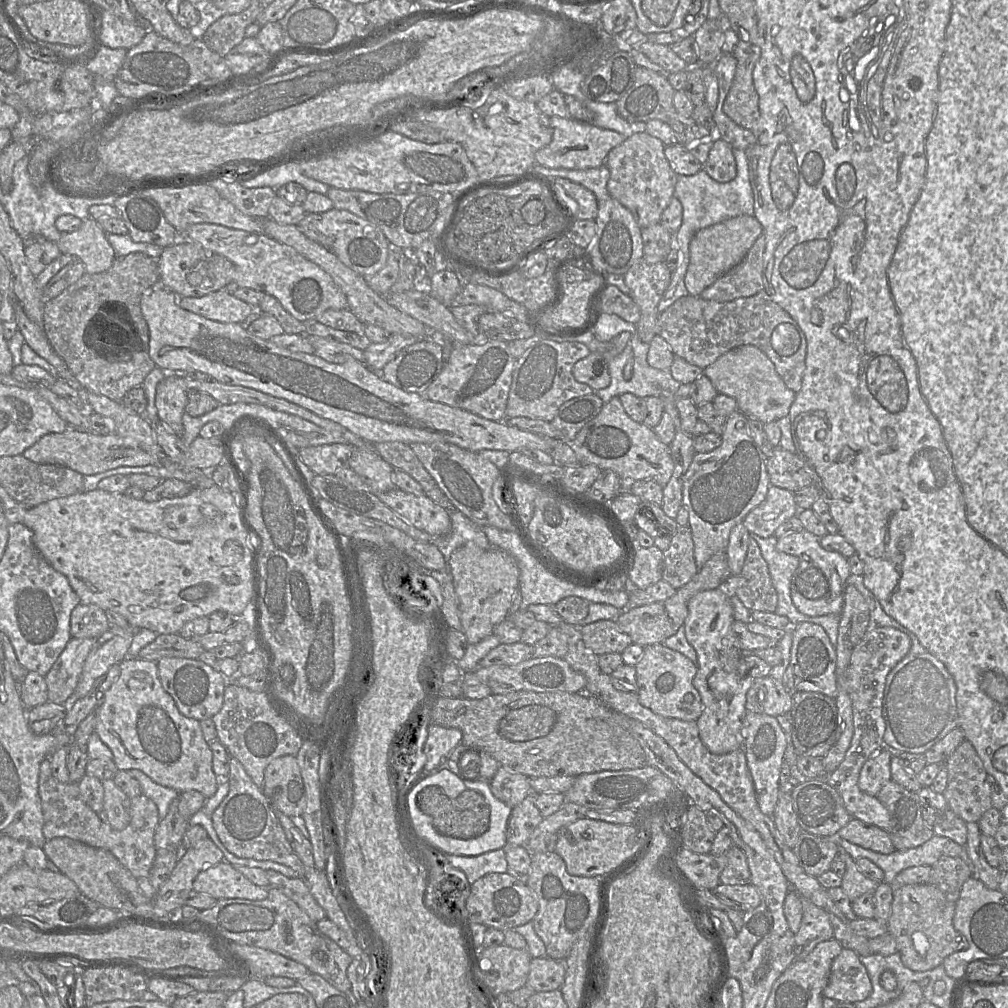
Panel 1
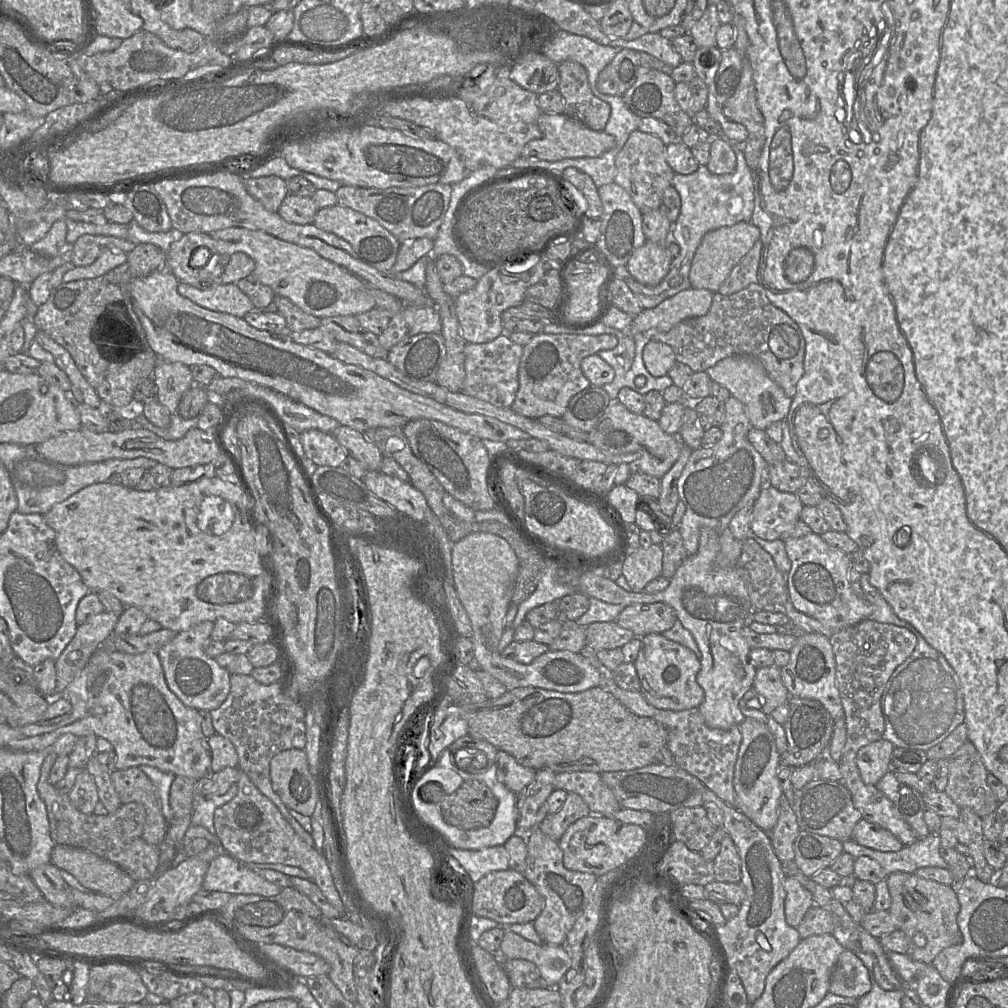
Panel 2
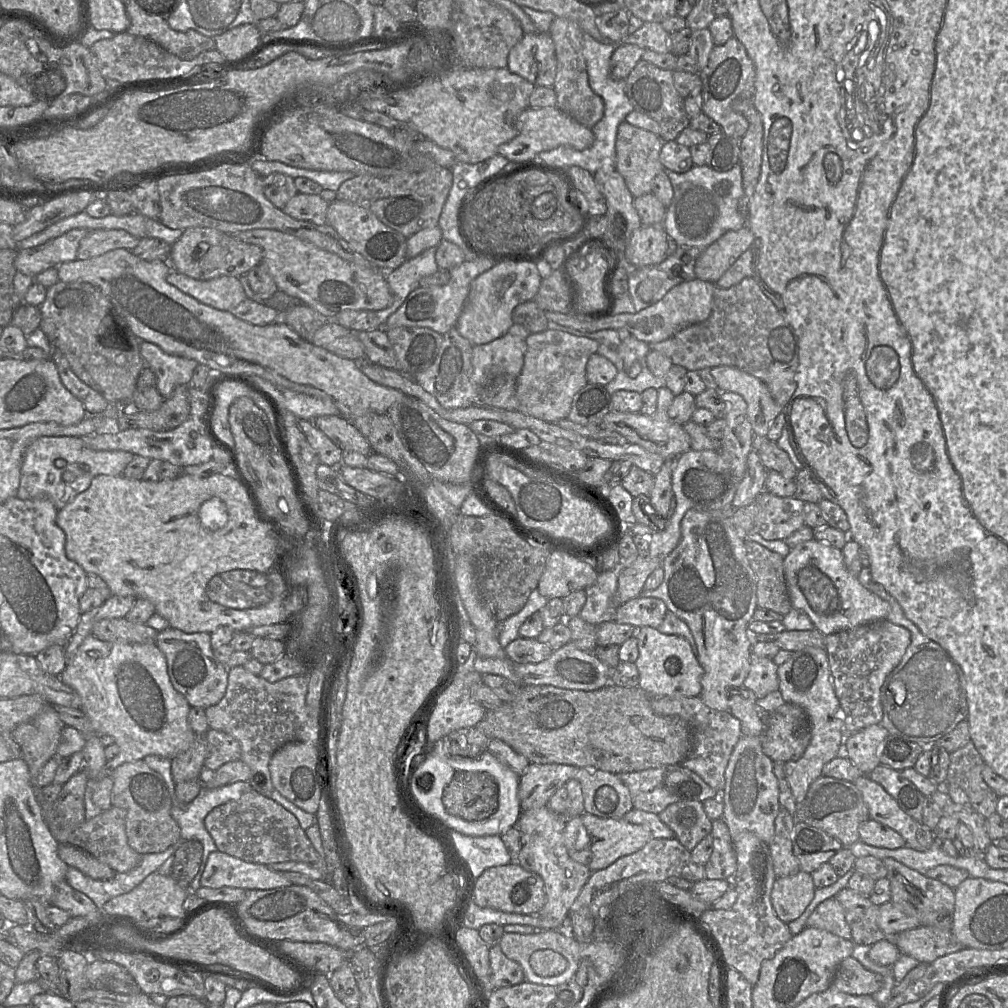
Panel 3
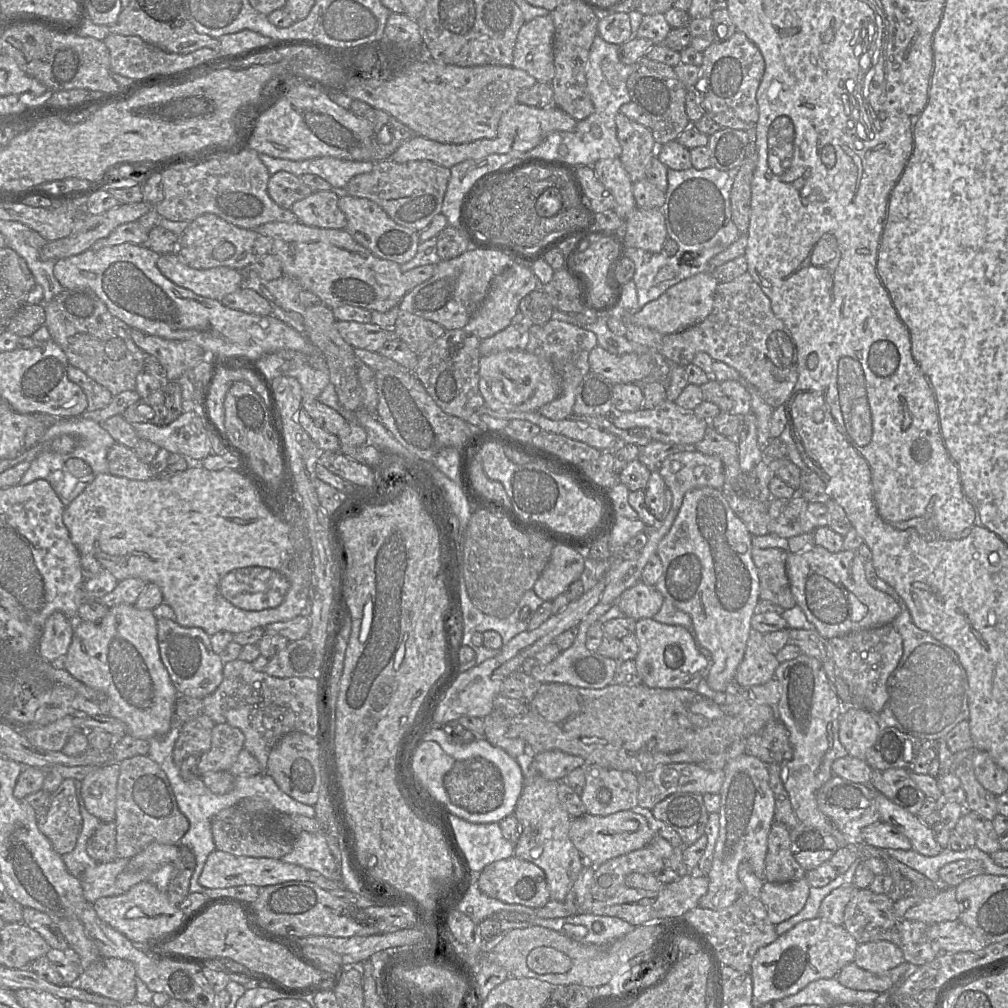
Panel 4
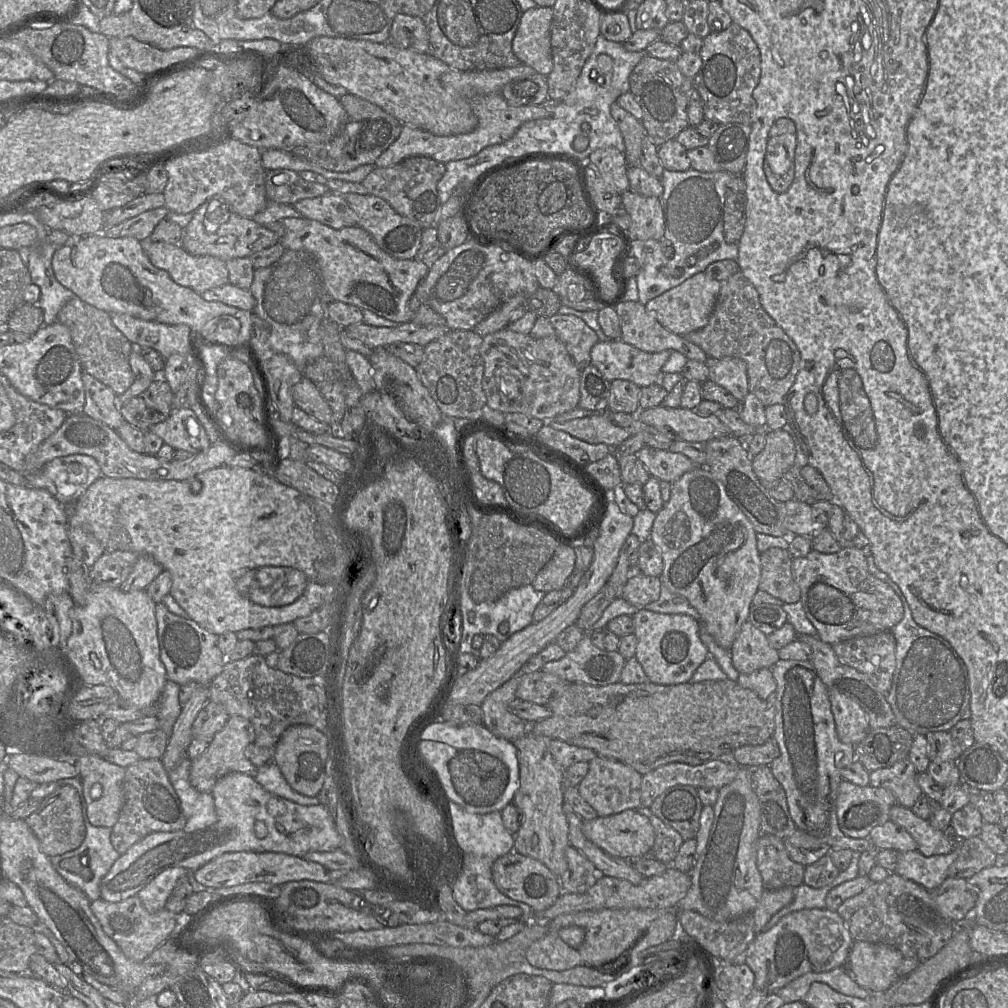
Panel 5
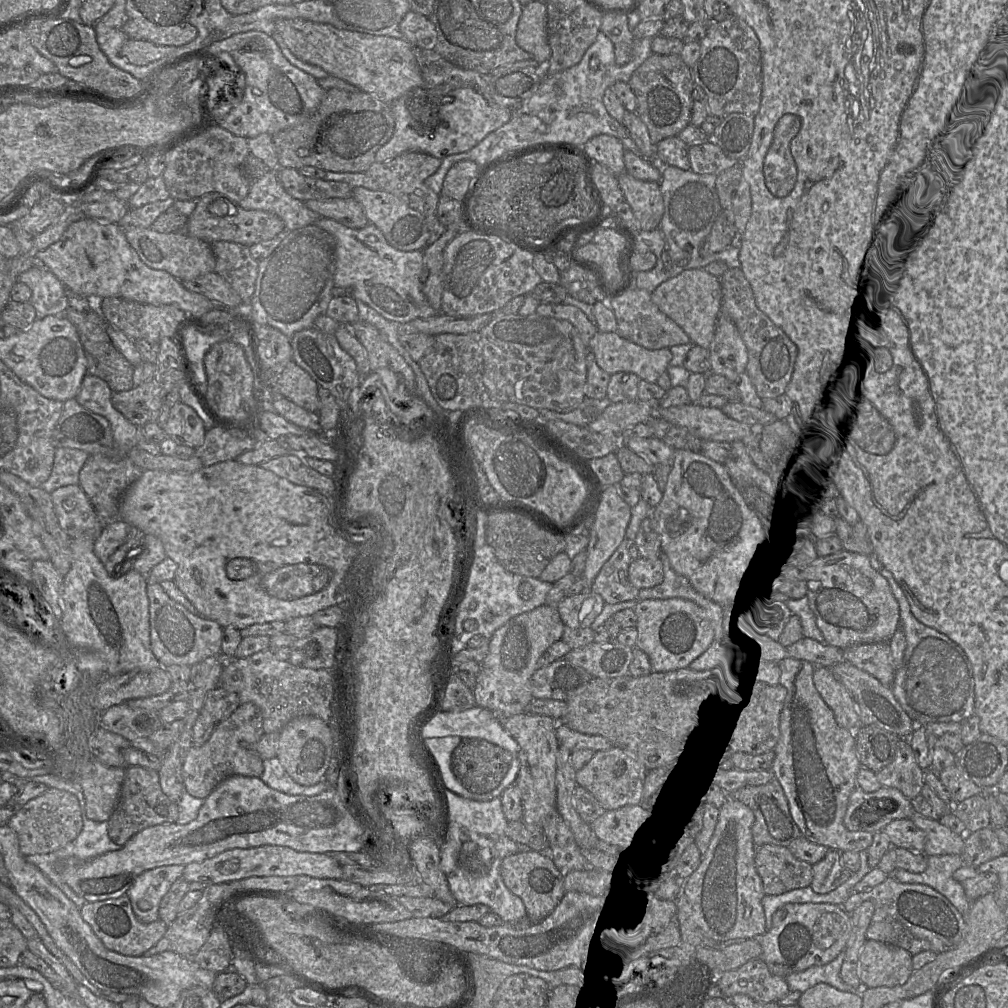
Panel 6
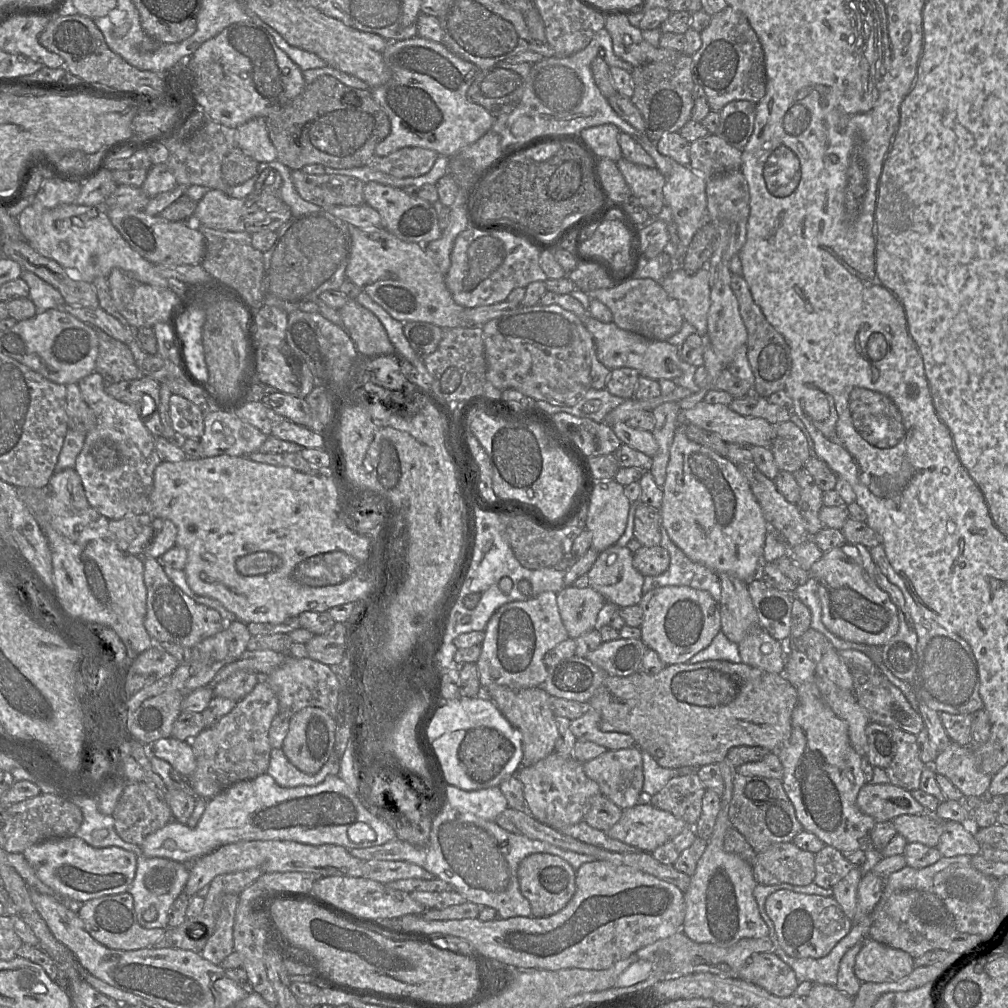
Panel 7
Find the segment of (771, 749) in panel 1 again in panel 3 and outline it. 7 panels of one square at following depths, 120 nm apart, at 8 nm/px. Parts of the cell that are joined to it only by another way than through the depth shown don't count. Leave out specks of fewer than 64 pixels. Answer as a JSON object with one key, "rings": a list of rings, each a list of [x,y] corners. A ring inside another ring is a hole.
{"rings":[[[742,735],[734,747],[725,770],[725,786],[719,795],[723,802],[723,817],[732,841],[743,831],[754,833],[760,840],[769,844],[775,831],[775,819],[781,809],[779,803],[779,784],[773,772],[773,761],[763,752],[761,736]]]}

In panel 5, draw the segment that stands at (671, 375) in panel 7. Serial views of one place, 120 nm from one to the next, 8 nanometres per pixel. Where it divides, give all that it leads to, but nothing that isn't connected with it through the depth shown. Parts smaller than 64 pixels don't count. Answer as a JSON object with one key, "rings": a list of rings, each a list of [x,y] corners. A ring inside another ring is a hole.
{"rings":[[[620,339],[605,342],[598,341],[591,348],[590,362],[609,382],[613,380],[627,380],[642,388],[656,382],[656,376],[662,370],[671,351],[674,350],[649,353],[624,343]]]}

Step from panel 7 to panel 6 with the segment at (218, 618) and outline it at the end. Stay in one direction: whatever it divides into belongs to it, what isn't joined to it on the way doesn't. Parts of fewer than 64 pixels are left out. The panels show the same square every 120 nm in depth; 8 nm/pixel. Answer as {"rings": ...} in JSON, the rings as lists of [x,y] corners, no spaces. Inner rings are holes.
{"rings":[[[148,583],[147,595],[151,647],[162,666],[192,666],[210,656],[221,654],[223,628],[219,623],[188,611],[183,605],[170,598],[160,583]]]}

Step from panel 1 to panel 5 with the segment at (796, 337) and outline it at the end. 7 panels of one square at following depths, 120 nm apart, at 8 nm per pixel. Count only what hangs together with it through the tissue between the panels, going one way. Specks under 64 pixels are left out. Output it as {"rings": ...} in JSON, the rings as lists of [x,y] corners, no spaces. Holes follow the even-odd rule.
{"rings":[[[738,271],[728,279],[720,281],[720,291],[708,323],[701,329],[682,335],[686,340],[699,346],[708,357],[722,359],[738,357],[747,366],[748,388],[767,407],[785,403],[785,398],[793,386],[800,367],[800,351],[793,340],[763,309],[754,285]]]}

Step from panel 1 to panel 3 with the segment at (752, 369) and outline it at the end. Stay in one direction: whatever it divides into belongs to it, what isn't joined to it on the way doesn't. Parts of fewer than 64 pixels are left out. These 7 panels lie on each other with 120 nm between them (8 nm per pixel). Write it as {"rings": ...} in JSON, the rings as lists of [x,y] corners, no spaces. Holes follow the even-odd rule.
{"rings":[[[715,366],[711,368],[710,372],[717,382],[720,391],[735,392],[744,398],[747,403],[747,413],[754,434],[765,437],[774,419],[779,413],[784,411],[784,407],[775,402],[766,384],[755,376],[736,367]]]}

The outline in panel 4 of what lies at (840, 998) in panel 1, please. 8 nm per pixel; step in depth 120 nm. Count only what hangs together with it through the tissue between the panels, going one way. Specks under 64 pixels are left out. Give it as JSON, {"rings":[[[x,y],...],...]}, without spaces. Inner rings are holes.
{"rings":[[[904,961],[885,974],[873,974],[851,962],[840,970],[836,978],[840,984],[850,989],[883,993],[896,987],[908,967],[909,963]]]}

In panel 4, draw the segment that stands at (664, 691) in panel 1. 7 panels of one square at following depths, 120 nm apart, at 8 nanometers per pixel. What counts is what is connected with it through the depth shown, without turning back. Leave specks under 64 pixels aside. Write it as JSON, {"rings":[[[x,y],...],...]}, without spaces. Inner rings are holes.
{"rings":[[[653,618],[636,621],[635,633],[638,642],[638,653],[634,658],[642,683],[650,688],[689,689],[696,691],[699,682],[706,678],[709,660],[696,648],[690,632],[679,625],[668,625]]]}

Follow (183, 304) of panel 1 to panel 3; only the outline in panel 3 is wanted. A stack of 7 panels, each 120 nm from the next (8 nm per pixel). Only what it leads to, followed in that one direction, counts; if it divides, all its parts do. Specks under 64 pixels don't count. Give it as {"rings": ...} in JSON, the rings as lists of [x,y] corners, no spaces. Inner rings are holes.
{"rings":[[[171,267],[166,281],[197,301],[222,311],[231,312],[247,298],[239,278],[234,276],[196,280]]]}

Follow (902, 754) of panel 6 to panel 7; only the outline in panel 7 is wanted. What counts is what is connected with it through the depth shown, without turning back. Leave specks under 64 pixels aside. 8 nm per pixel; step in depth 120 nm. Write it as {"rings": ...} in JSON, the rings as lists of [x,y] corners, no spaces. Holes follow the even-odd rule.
{"rings":[[[893,728],[896,753],[885,768],[890,784],[907,791],[920,788],[921,773],[926,766],[919,757],[916,736],[901,729]]]}

